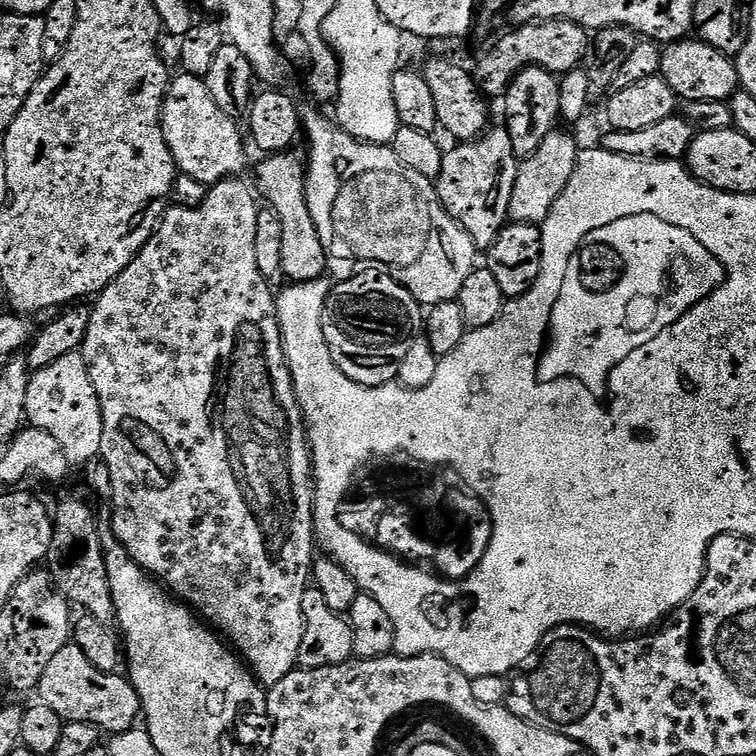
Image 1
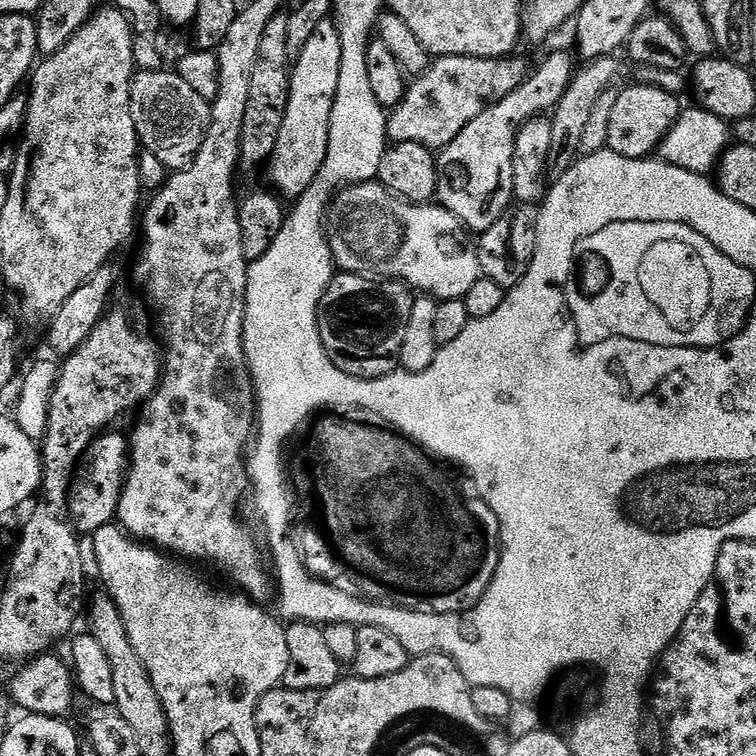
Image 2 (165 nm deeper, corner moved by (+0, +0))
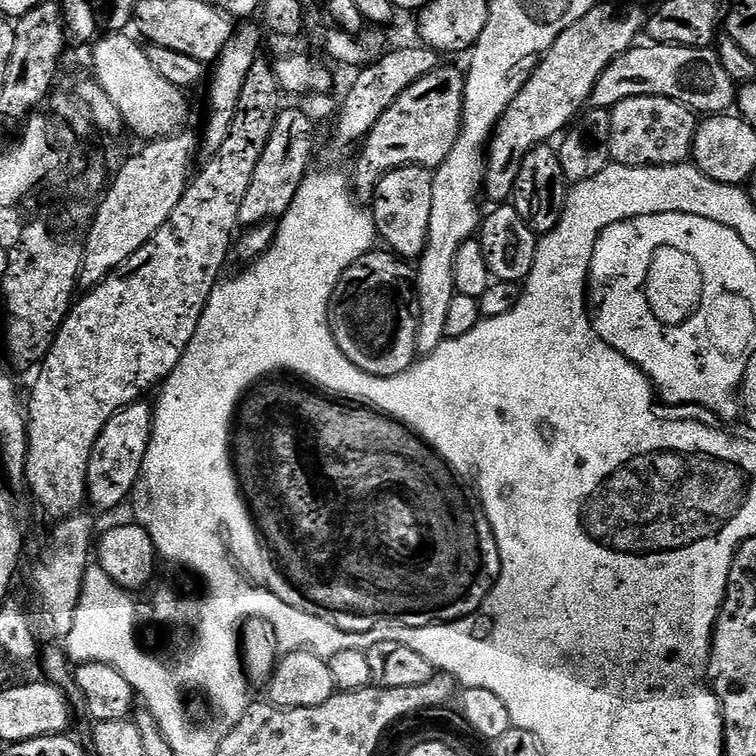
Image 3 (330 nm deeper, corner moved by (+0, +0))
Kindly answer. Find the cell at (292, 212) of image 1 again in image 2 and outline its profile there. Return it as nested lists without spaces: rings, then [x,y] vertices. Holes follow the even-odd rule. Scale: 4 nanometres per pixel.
[[[329,18],[317,27],[314,35],[306,42],[302,54],[294,60],[286,118],[283,119],[278,145],[266,165],[266,173],[273,184],[271,187],[287,199],[299,199],[313,184],[325,164],[341,64],[341,34],[335,19]]]

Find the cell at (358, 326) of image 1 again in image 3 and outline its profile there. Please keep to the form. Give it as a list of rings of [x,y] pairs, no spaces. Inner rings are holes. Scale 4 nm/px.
[[[380,251],[368,252],[344,271],[338,286],[332,291],[328,325],[334,334],[334,342],[338,342],[338,350],[342,350],[342,354],[346,354],[346,358],[350,358],[358,370],[371,376],[393,376],[402,374],[402,370],[409,368],[418,359],[416,339],[420,317],[416,307],[413,265],[391,251]]]

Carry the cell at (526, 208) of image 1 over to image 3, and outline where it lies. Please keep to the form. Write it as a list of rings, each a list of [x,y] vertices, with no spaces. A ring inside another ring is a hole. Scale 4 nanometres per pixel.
[[[651,42],[645,45],[645,48],[629,48],[614,62],[610,62],[606,70],[602,70],[602,78],[598,78],[592,91],[590,104],[593,109],[611,110],[618,102],[631,96],[657,96],[670,98],[705,117],[733,111],[738,84],[730,78],[730,74],[726,74],[715,47],[687,48],[677,44]]]

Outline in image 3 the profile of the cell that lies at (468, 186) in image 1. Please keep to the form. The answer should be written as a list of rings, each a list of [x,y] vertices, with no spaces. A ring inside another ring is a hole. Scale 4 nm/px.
[[[600,2],[586,18],[574,22],[574,26],[562,33],[554,46],[540,57],[540,65],[533,70],[532,77],[522,86],[514,102],[510,102],[488,141],[482,192],[487,199],[489,196],[493,200],[493,205],[511,201],[514,182],[526,154],[537,144],[549,143],[553,139],[551,136],[559,137],[581,115],[580,107],[591,101],[602,70],[637,43],[636,35],[639,32],[641,35],[645,24],[643,15],[624,12],[619,16],[610,5]]]

